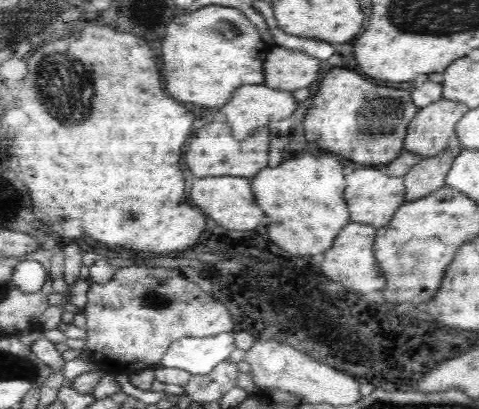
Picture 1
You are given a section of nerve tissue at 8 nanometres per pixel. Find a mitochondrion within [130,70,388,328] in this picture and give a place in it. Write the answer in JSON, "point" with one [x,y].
{"point":[152,297]}

